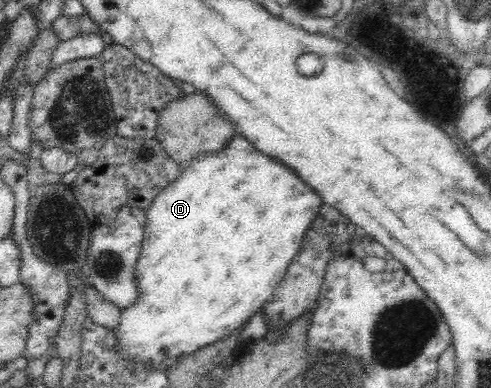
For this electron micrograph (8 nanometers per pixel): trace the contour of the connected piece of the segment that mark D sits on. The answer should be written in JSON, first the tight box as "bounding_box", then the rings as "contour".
{"bounding_box":[110,133,322,371],"contour":[[[239,133],[234,136],[234,139],[224,148],[223,152],[200,154],[194,158],[186,169],[180,171],[176,181],[168,184],[160,194],[157,194],[145,210],[147,219],[146,226],[144,226],[144,238],[134,269],[139,295],[134,304],[119,310],[118,324],[110,328],[116,337],[117,353],[129,362],[137,362],[137,364],[141,362],[149,368],[169,371],[169,368],[174,366],[176,362],[180,362],[182,358],[186,358],[186,356],[194,354],[196,350],[210,346],[210,344],[230,336],[232,332],[236,332],[243,323],[247,323],[256,312],[261,310],[265,302],[272,298],[274,289],[284,278],[290,261],[302,246],[304,234],[310,228],[310,223],[318,214],[322,203],[318,193],[300,181],[292,169],[270,159],[264,155],[264,152],[254,149],[254,146],[250,145],[250,142],[246,141]]]}

